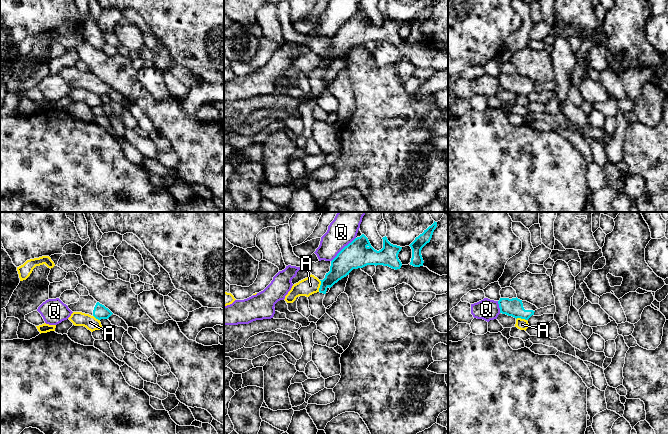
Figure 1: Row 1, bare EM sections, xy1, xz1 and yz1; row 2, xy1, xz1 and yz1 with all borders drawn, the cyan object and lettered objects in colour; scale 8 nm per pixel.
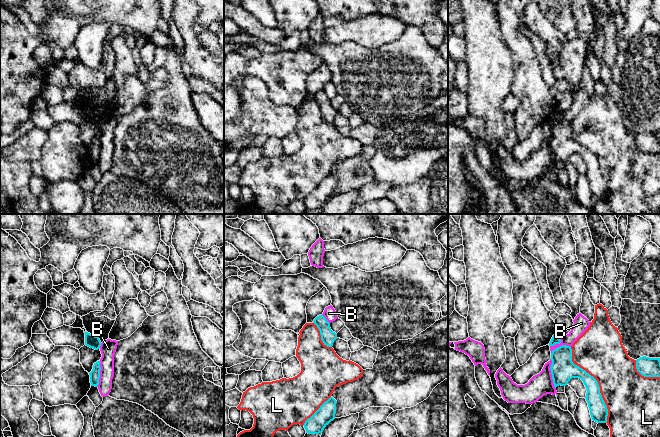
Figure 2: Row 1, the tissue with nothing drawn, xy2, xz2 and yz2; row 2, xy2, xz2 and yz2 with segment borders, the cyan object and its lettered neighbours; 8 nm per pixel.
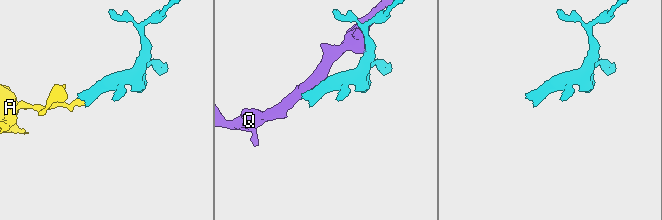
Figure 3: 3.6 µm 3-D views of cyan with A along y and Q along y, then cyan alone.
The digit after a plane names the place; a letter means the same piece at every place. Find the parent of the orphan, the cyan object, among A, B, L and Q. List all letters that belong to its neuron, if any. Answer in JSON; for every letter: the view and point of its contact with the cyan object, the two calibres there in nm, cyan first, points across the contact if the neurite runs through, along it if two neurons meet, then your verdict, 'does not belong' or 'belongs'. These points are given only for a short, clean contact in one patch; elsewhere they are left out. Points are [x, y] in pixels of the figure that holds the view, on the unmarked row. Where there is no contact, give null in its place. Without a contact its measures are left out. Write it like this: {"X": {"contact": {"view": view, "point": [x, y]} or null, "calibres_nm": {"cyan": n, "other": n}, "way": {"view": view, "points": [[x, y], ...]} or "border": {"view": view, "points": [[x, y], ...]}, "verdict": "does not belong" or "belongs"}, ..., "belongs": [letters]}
{"A": {"contact": {"view": "xz1", "point": [320, 62]}, "calibres_nm": {"cyan": 170, "other": 140}, "border": {"view": "xz1", "points": [[320, 56], [318, 67]]}, "verdict": "does not belong"}, "B": {"contact": {"view": "yz2", "point": [560, 122]}, "calibres_nm": {"cyan": 190, "other": 120}, "border": {"view": "yz2", "points": [[550, 121], [559, 120], [570, 123]]}, "verdict": "does not belong"}, "L": {"contact": {"view": "yz2", "point": [597, 158]}, "calibres_nm": {"cyan": 140, "other": 380}, "verdict": "does not belong"}, "Q": {"contact": {"view": "xz1", "point": [342, 25]}, "calibres_nm": {"cyan": 220, "other": 200}, "verdict": "does not belong"}, "belongs": []}

